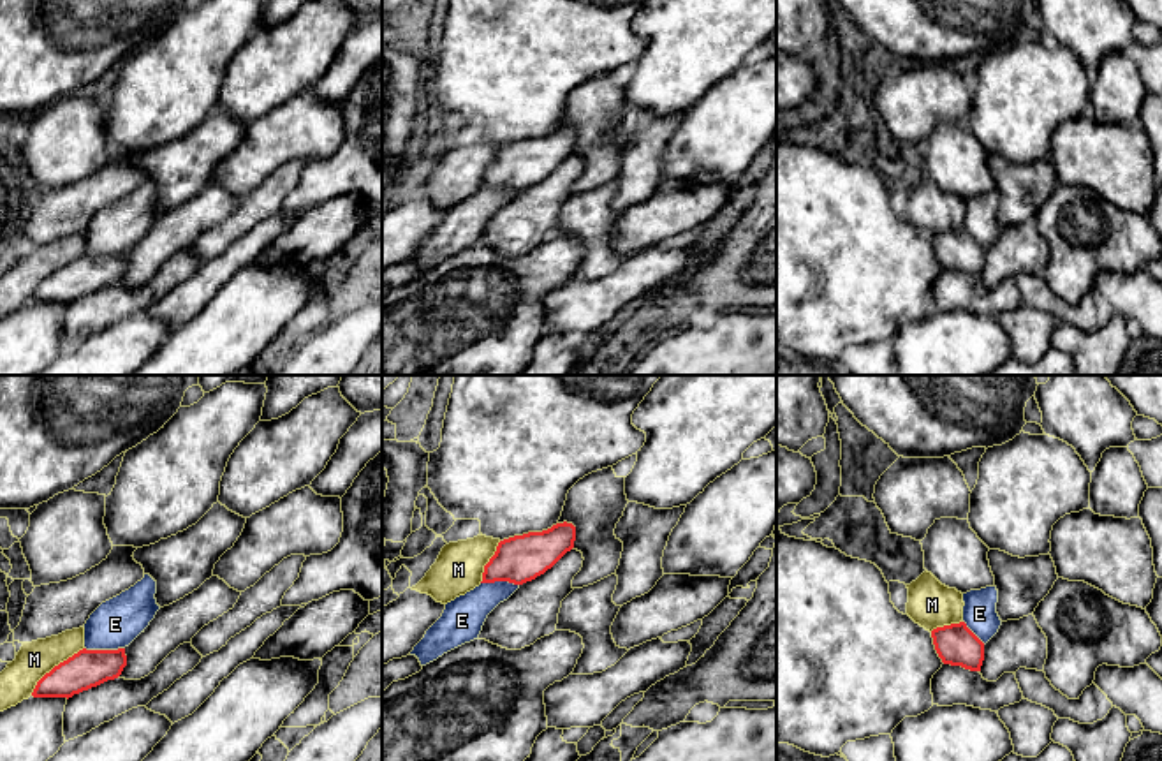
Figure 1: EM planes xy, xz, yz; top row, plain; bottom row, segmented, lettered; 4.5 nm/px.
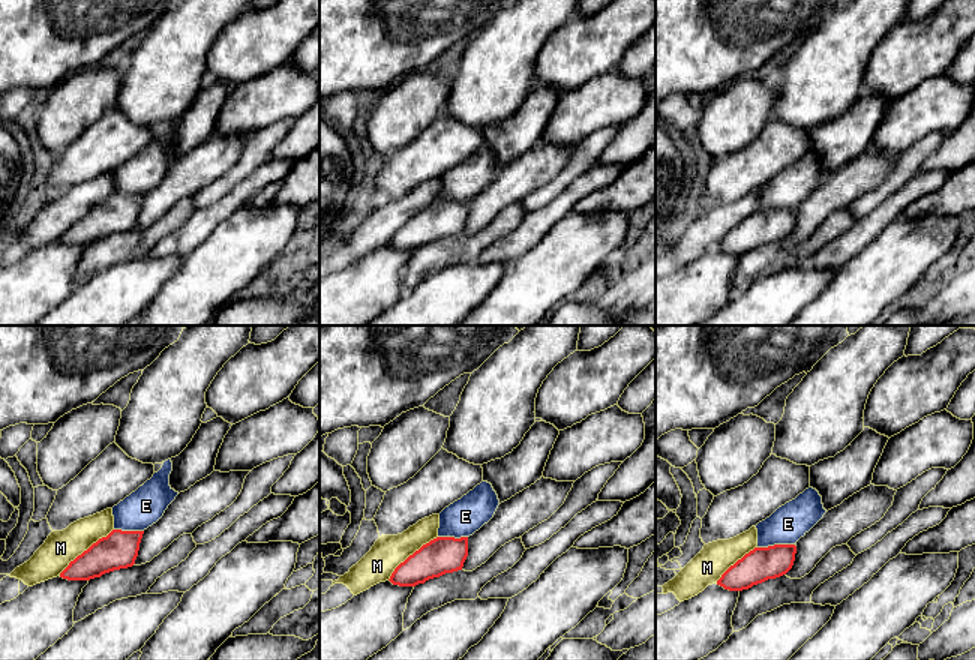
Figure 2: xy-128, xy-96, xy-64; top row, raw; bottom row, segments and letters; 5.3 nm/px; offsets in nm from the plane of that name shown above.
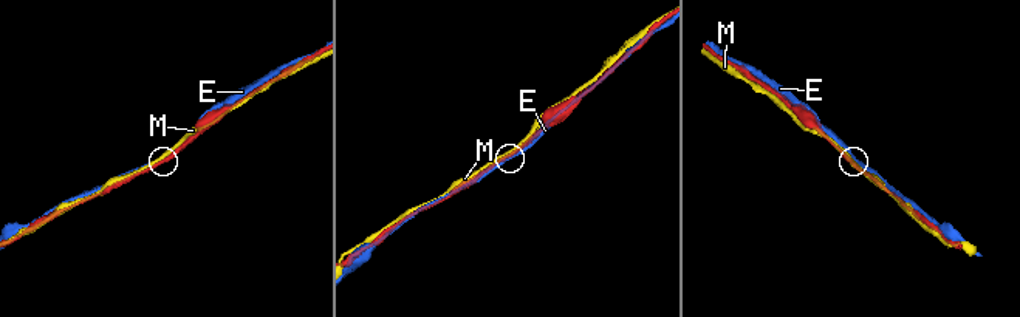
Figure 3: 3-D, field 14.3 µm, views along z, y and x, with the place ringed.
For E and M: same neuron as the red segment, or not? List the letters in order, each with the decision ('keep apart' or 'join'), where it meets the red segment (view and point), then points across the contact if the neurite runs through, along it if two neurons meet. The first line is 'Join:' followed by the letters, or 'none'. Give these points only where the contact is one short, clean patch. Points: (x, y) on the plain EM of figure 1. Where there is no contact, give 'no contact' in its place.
Join: none
E: keep apart; contact xy (104, 256)
M: keep apart; contact xy (55, 272)

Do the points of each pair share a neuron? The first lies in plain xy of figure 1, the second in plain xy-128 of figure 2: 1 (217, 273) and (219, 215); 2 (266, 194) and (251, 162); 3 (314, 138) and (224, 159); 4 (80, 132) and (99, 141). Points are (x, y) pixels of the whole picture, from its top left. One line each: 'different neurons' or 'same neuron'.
1: same neuron
2: same neuron
3: different neurons
4: different neurons

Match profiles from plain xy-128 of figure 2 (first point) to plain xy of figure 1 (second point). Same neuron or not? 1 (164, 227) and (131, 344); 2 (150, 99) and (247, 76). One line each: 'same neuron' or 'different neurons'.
1: different neurons
2: different neurons

